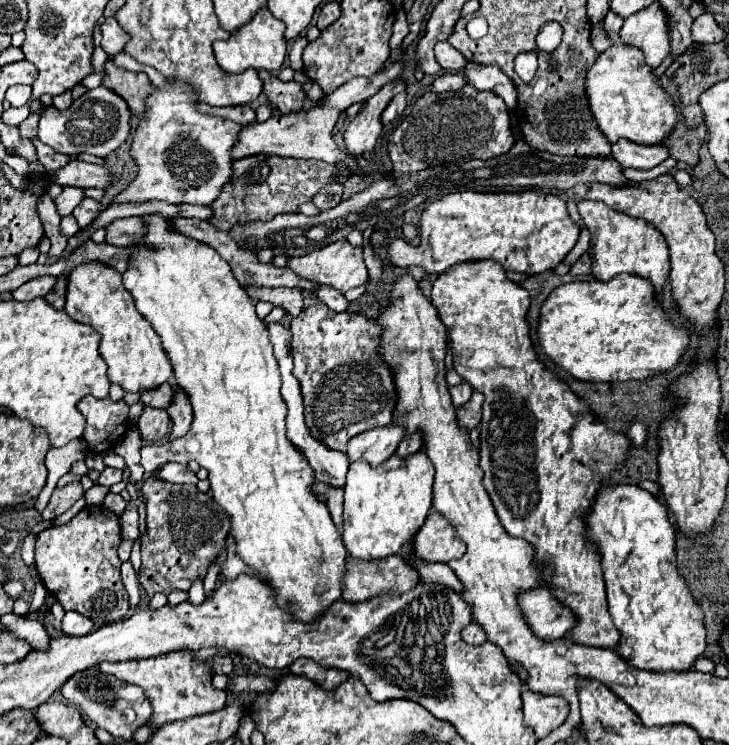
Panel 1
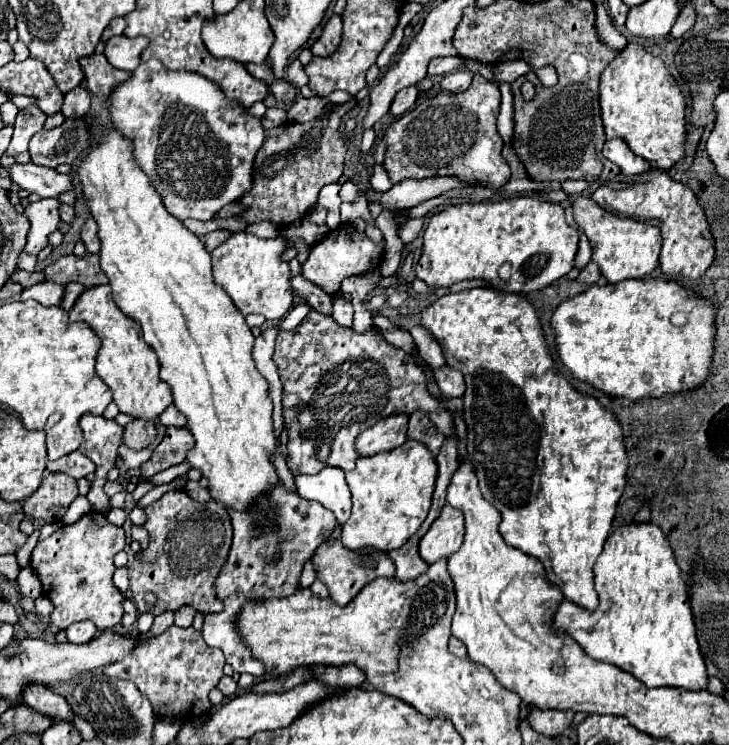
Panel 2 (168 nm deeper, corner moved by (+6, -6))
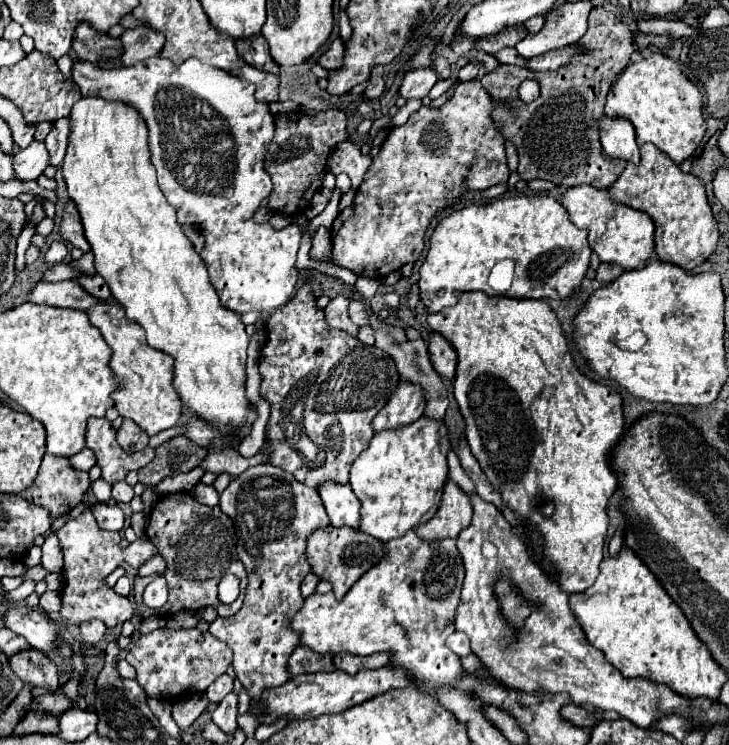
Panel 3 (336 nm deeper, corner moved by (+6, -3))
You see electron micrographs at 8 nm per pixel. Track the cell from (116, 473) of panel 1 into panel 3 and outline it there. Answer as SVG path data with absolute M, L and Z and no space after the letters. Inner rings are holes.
M124 480L112 484L112 498L114 498L116 502L130 502L132 496L134 496L134 490L132 490L132 486L126 484Z

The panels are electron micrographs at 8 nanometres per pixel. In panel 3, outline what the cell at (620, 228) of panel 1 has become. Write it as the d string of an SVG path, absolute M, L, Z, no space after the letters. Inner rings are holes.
M574 186L562 196L562 206L568 210L570 220L576 226L588 228L590 248L602 262L618 264L624 270L634 270L638 264L646 264L654 252L654 222L640 210L612 202L604 190L594 186Z

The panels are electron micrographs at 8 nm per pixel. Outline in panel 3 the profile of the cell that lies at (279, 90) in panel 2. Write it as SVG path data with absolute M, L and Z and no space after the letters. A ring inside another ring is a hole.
M258 36L250 44L238 44L238 52L244 52L244 58L248 64L252 64L258 70L266 70L272 74L278 74L278 64L274 64L272 56L268 54L268 44L262 36Z

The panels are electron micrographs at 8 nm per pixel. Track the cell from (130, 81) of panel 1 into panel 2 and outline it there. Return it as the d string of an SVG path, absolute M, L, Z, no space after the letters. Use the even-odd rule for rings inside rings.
M92 53L78 61L84 71L84 85L88 87L90 95L94 99L98 99L100 103L104 103L108 99L106 95L110 95L116 85L120 85L122 81L126 81L126 77L130 77L130 73L112 67L108 63L108 59L98 53Z

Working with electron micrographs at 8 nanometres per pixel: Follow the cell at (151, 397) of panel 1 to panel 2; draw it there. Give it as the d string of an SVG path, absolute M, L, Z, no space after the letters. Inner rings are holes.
M170 405L158 419L160 419L166 427L186 427L186 415L182 415L174 405Z

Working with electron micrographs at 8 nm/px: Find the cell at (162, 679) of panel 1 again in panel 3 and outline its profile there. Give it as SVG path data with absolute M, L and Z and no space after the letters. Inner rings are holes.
M158 628L150 634L140 636L126 652L126 660L136 670L138 684L146 690L148 698L172 702L182 696L202 694L206 688L226 672L232 662L232 652L226 644L214 640L210 632L190 630L170 630Z

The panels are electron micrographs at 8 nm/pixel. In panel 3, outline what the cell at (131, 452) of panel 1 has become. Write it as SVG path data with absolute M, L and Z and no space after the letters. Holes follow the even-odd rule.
M82 448L78 454L70 456L68 460L70 460L72 468L76 468L76 470L86 470L86 472L96 464L96 456L94 456L94 452L92 452L90 448Z

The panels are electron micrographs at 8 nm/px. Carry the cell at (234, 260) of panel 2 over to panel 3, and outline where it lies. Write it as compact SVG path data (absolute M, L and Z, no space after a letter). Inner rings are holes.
M146 58L130 68L118 70L94 68L86 62L74 64L72 80L78 84L82 96L96 96L110 102L124 102L140 112L148 124L148 148L152 164L158 172L158 184L166 200L178 214L178 224L198 224L206 236L206 246L200 252L210 280L220 296L222 306L238 314L252 310L272 312L286 306L292 300L298 270L294 266L296 252L300 246L300 228L286 226L274 230L270 224L256 224L252 220L258 204L272 190L270 176L264 170L264 156L274 134L274 116L266 102L256 102L254 84L238 80L220 68L202 64L200 60L186 60L176 66L166 58Z

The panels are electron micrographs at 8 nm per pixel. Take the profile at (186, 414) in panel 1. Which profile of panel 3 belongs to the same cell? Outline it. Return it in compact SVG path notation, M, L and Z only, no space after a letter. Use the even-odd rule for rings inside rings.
M176 436L166 442L168 454L156 456L148 466L138 470L140 484L156 486L166 476L176 476L180 472L188 472L200 464L200 460L208 454L206 448L188 440L186 436ZM148 468L148 472L146 472Z

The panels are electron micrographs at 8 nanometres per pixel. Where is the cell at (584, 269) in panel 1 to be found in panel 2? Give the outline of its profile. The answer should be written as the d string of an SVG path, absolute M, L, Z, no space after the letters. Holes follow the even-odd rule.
M588 263L588 265L582 269L582 273L580 273L580 277L578 277L578 283L594 285L594 283L600 281L600 277L602 277L602 273L600 273L598 265L596 265L596 263Z

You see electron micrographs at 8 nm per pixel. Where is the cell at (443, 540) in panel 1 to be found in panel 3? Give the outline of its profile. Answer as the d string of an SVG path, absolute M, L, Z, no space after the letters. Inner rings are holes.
M448 480L436 516L426 524L420 524L416 528L416 534L420 540L456 538L466 526L470 526L470 522L472 522L470 498L452 480Z

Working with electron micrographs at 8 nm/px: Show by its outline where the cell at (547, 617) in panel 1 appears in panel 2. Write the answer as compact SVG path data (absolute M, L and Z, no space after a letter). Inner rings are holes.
M632 523L614 531L608 537L608 551L602 551L594 565L594 579L600 601L598 607L590 611L565 599L554 615L556 629L575 639L592 659L600 659L628 671L646 687L680 687L688 691L706 689L708 673L696 639L688 591L672 557L672 549L658 525Z

